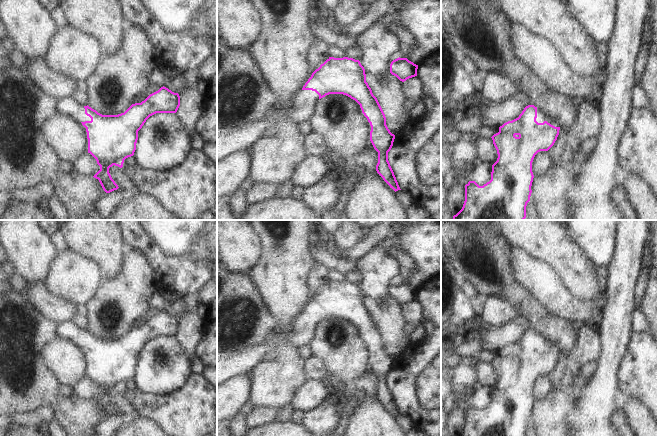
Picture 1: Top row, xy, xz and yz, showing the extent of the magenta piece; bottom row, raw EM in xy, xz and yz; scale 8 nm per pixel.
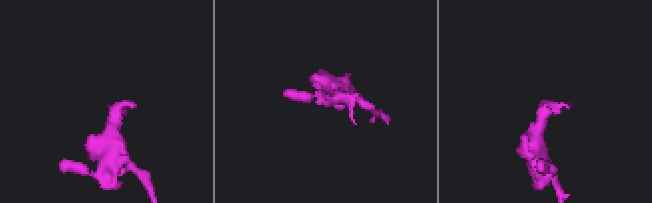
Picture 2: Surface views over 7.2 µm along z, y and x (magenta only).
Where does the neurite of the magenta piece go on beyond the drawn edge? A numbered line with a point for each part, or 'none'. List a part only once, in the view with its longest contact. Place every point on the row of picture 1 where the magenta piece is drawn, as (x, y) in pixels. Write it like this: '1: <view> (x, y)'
1: yz (542, 116)

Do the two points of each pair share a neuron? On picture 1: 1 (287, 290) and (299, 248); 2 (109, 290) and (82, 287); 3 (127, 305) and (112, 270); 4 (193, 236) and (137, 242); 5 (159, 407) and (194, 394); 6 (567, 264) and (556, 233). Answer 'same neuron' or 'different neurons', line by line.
1: same neuron
2: different neurons
3: different neurons
4: different neurons
5: same neuron
6: same neuron

